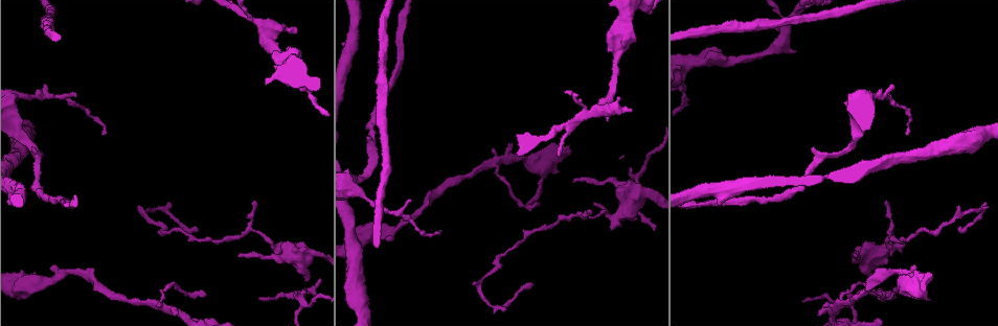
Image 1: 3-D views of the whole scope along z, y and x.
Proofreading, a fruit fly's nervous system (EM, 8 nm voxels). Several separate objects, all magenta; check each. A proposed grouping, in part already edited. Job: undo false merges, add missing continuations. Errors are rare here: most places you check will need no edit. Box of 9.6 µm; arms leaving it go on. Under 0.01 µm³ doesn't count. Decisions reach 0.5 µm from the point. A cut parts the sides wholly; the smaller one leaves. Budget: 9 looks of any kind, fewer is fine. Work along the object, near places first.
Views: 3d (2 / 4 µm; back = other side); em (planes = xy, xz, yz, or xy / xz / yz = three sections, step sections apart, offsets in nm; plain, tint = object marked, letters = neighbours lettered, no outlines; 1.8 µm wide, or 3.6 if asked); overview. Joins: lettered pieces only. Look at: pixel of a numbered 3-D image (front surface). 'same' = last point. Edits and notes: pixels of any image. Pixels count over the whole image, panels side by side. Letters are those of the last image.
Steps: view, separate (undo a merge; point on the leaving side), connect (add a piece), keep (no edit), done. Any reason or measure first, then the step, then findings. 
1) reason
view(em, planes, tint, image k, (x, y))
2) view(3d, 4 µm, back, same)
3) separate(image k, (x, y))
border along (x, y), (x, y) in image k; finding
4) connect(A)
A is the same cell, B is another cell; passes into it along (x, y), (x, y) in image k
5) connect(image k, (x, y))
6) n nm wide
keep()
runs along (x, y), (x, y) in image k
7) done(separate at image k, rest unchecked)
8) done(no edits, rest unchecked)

an open end
view(3d, 4 µm, image 1, (304, 281))

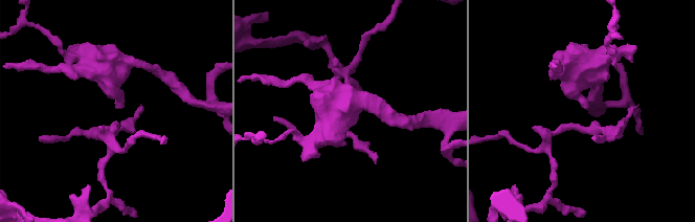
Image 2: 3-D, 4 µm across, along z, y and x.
now the EM
view(em, planes, letters, image 2, (117, 105))

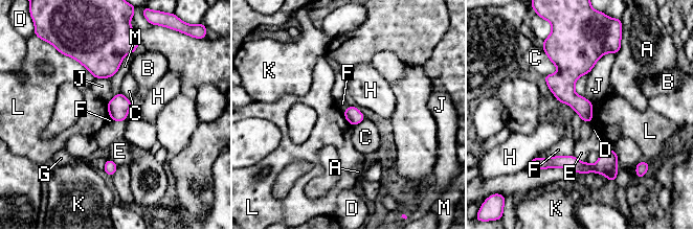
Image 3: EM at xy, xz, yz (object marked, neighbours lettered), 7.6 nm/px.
F touches over 280 nm
keep()
A, B, C, D, E, F, G, H, J, K, L and M are other cells; no lettered piece goes on from it

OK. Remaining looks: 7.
thin end
view(em, xz, step 16, letters, image 1, (240, 256))

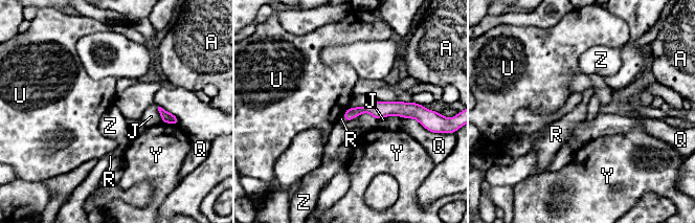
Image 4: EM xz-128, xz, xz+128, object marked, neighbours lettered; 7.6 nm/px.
view(em, planes, letters, same)

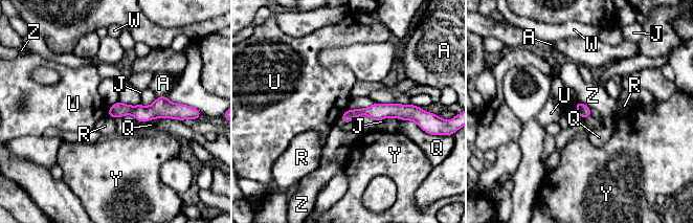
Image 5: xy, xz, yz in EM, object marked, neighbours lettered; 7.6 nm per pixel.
keep()
A, J, Q, R, U, W, Y and Z are other cells; runs along (411, 109), (360, 111), (344, 120) in image 5; no lettered piece goes on from it

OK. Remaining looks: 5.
free end
view(3d, 4 µm, image 1, (512, 145))

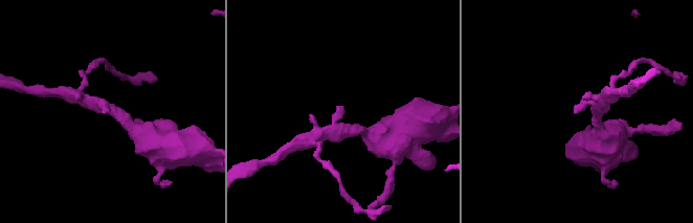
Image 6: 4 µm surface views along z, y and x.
arms of 200, 220 nm; need the tissue
view(em, planes, tint, image 6, (110, 109))

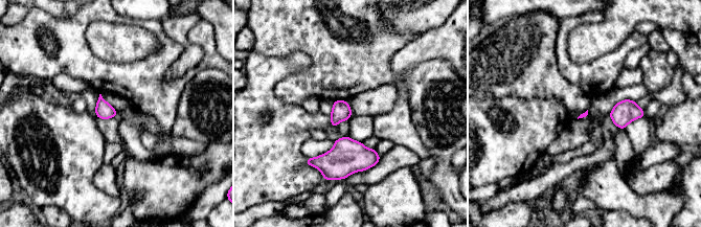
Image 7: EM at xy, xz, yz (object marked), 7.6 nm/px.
view(em, planes, letters, same)

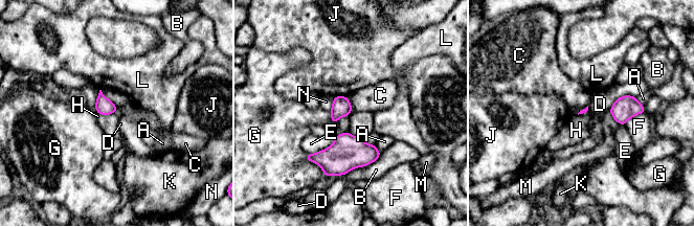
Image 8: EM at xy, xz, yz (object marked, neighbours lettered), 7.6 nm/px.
keep()
A, B, C, D, E, F, G, H, J, K, L, M and N are other cells; border along (101, 90), (115, 106), (117, 111) in image 8; none of them fits

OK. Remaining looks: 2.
calibre changes
view(3d, 2 µm, image 1, (391, 231))

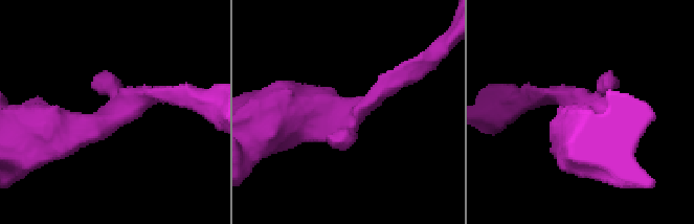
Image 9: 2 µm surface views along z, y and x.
arms of 170, 550 nm
view(em, xz, step 8, letters, image 9, (351, 115))

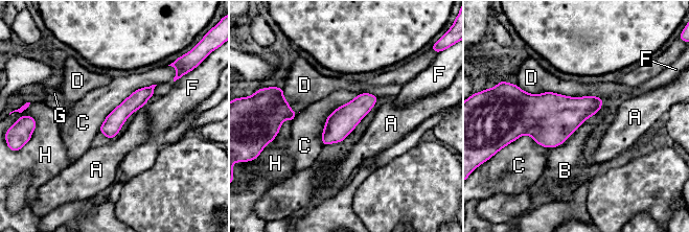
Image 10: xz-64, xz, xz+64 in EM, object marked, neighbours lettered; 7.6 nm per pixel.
D touches over 650 nm
keep()
A, B, C, D, F, G and H are other cells; continuous, no second cell

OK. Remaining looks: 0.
done(no edits, rest unchecked)

